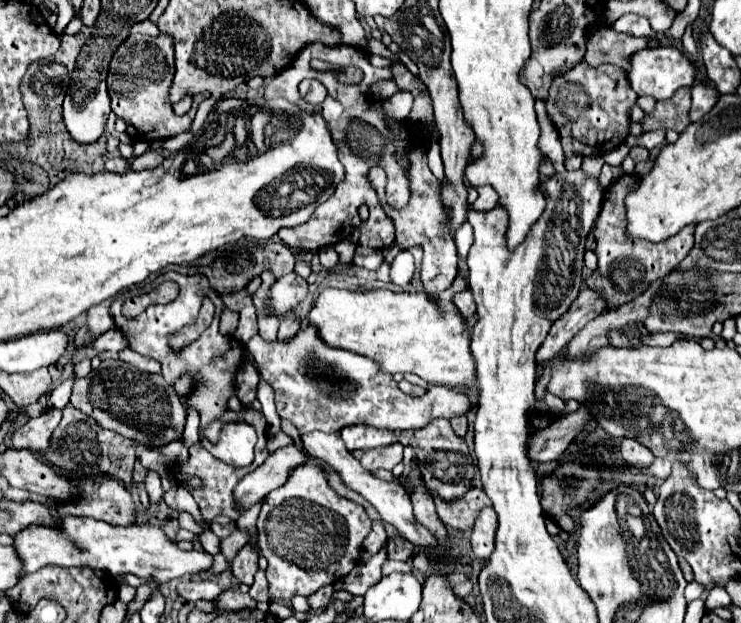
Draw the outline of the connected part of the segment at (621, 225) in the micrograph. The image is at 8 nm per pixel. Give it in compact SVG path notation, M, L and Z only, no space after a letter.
M625 173L617 181L613 181L605 189L603 207L601 207L599 219L595 223L595 229L593 229L593 237L597 241L595 255L599 259L599 267L595 273L591 273L585 279L585 283L589 289L599 291L607 299L609 309L619 307L621 303L629 303L629 299L635 299L637 295L641 295L641 291L645 291L653 281L657 281L663 275L667 275L669 271L673 271L689 255L689 251L695 243L693 231L695 231L697 223L683 227L671 239L659 241L659 243L651 243L645 239L635 239L635 237L627 235L627 215L625 215L625 203L623 201L639 185L641 185L641 179L633 173Z

